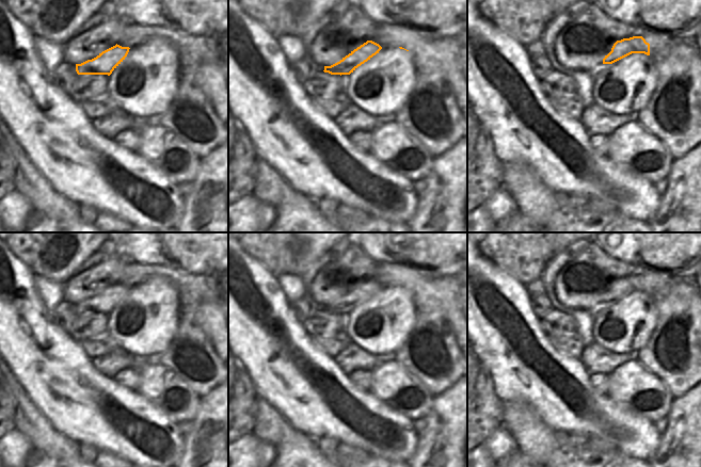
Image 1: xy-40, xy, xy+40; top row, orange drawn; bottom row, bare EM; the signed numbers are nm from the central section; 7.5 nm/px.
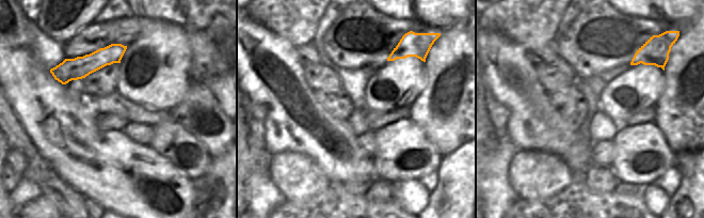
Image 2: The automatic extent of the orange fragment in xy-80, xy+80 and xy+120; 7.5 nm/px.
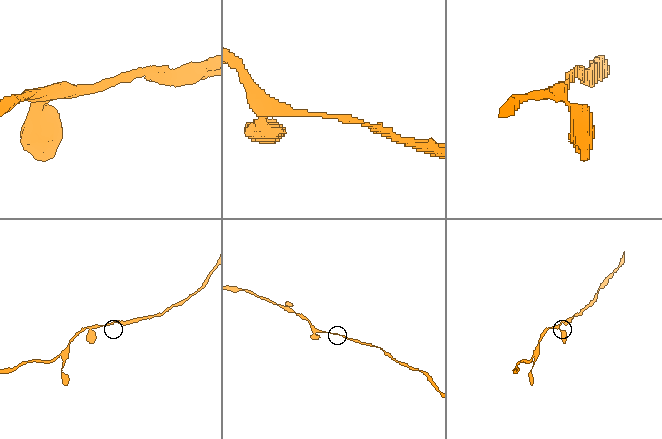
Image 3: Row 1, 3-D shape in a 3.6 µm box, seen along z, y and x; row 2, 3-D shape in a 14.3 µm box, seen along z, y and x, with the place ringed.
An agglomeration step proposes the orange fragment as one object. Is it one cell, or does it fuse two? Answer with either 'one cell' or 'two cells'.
one cell

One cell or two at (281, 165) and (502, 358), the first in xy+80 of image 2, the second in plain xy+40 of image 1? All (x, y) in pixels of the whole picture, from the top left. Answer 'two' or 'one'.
two

